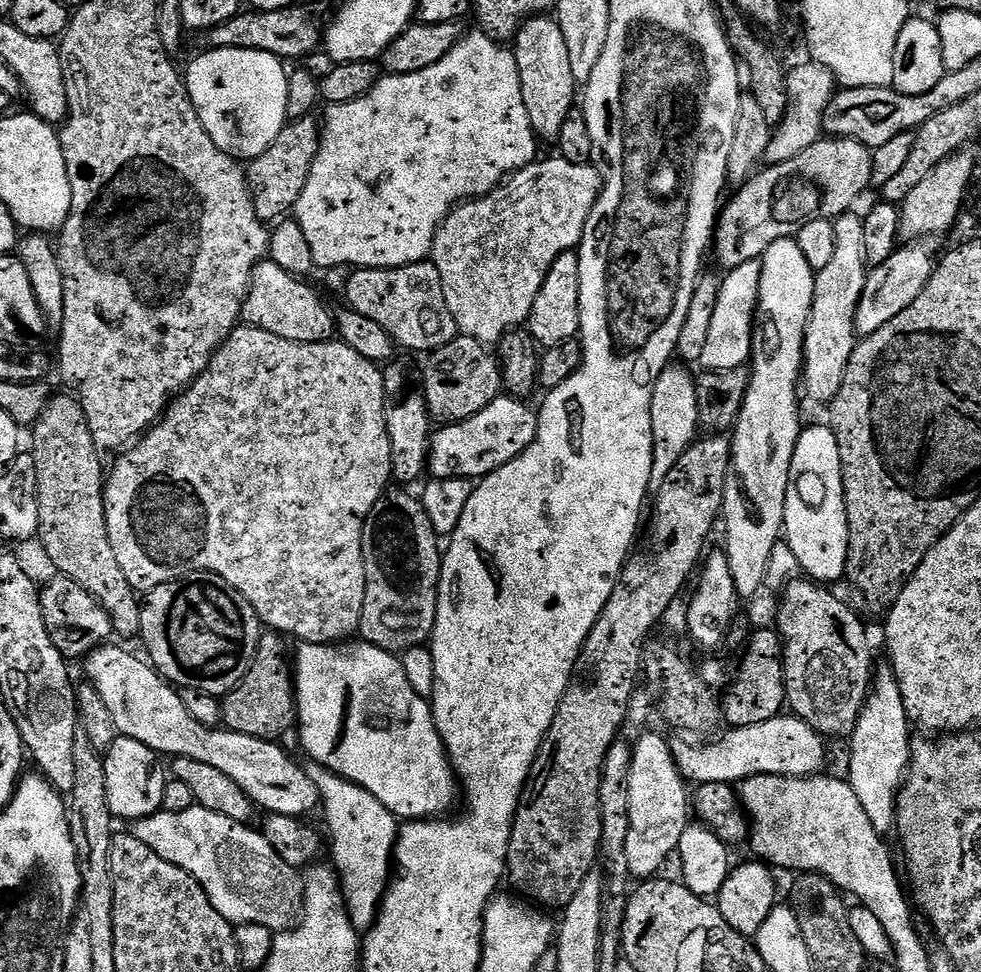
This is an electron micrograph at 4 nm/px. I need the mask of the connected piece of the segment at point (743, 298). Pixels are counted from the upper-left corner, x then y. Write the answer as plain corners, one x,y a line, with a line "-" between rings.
760,260
742,262
742,266
731,269
723,277
720,292
717,294
717,306
714,307
714,316
710,323
706,348
699,361
707,371
734,370
745,367
749,363
752,355
752,325
756,315
761,278

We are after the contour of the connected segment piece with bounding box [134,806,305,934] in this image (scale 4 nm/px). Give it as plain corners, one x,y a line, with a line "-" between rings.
202,807
182,814
158,811
134,824
138,842
150,846
158,858
186,870
210,898
214,910
234,926
257,924
273,932
286,932
301,923
304,914
305,877
270,846
263,831
222,818

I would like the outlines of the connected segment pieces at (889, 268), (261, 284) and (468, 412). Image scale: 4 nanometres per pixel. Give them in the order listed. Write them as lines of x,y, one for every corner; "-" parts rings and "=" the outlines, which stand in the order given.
912,242
907,246
897,247
896,253
886,262
875,265
868,273
868,281
864,287
862,298
856,307
856,334
863,338
874,334
874,330
882,330
890,318
898,318
918,294
926,286
926,282
932,276
934,256
924,249
925,245
920,242
=
263,259
252,272
252,281
246,294
242,320
245,325
261,328
270,334
278,334
278,338
286,338
299,344
322,344
331,341
334,336
334,316
326,305
320,301
320,296
303,279
291,276
286,270
275,264
273,260
=
460,334
446,346
437,348
435,352
431,353
432,369
425,374
424,380
422,376
422,391
426,398
428,413
431,414
437,425
461,424
466,418
486,410
486,406
490,406
490,402
494,402
497,396
501,395
500,360
493,353
492,357
488,352
491,351
480,341

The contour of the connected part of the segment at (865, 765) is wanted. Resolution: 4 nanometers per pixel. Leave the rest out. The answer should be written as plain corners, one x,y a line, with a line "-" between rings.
877,667
874,672
872,690
855,728
850,733
852,753
848,756
848,773
846,779
852,785
866,818
881,834
891,833
896,826
896,795
908,770
910,759
910,721
902,702
900,687
891,667

